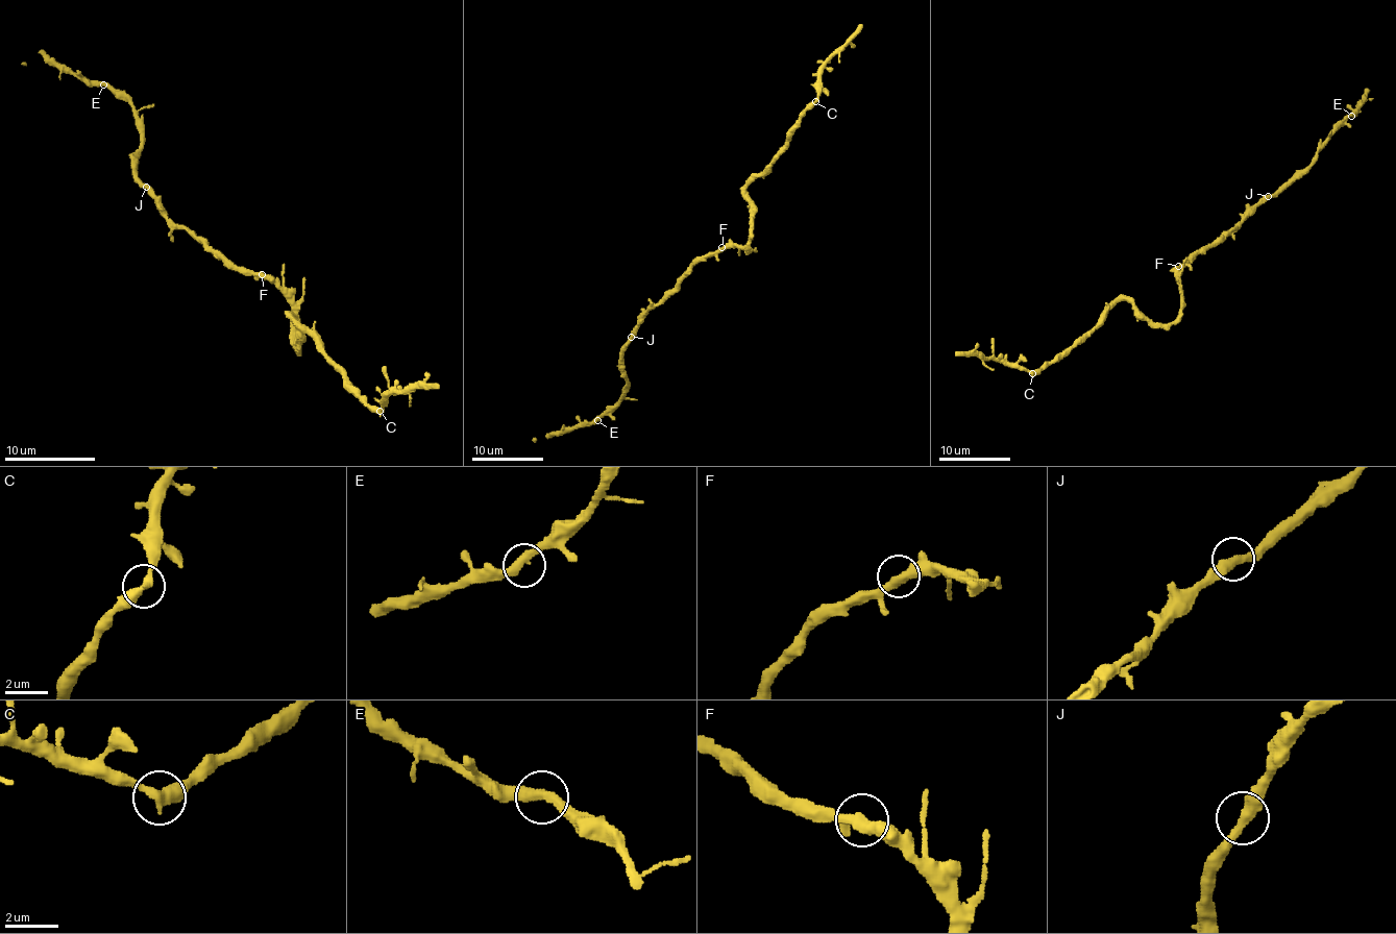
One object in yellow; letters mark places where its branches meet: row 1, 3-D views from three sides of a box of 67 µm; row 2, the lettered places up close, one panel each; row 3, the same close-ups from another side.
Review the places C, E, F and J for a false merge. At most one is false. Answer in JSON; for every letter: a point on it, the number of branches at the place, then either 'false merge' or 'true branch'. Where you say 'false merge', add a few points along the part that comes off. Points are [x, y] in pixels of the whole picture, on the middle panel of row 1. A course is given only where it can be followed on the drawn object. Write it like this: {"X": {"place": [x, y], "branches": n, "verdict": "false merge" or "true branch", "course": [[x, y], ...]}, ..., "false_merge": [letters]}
{"C": {"place": [815, 101], "branches": 2, "verdict": "false merge", "course": [[815, 101], [818, 74], [824, 64], [861, 24]]}, "E": {"place": [597, 420], "branches": 2, "verdict": "true branch"}, "F": {"place": [721, 247], "branches": 2, "verdict": "true branch"}, "J": {"place": [631, 337], "branches": 2, "verdict": "true branch"}, "false_merge": ["C"]}

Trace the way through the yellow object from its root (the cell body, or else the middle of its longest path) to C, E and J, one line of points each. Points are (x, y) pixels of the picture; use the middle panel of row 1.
C: (724, 249), (733, 245), (747, 249), (751, 201), (745, 189), (774, 160), (788, 140), (791, 127), (815, 101)
E: (724, 249), (704, 254), (647, 312), (622, 352), (626, 392), (597, 420)
J: (724, 249), (704, 254), (647, 312), (631, 337)

